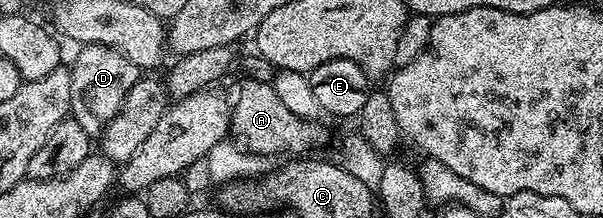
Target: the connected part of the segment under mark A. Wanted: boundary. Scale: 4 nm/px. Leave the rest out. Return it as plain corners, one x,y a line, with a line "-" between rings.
241,80
240,90
236,93
236,101
231,102
230,112
232,124
230,133
249,153
269,155
268,153
292,153
288,155
308,155
311,149
324,145
328,141
328,133
316,119
299,117
289,111
278,99
275,84
267,81

